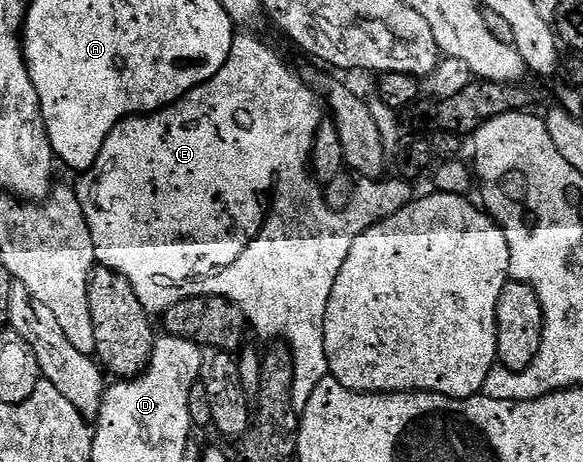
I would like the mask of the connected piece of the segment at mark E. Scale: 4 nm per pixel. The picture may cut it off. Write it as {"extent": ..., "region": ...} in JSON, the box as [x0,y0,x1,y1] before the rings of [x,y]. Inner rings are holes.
{"extent":[73,32,415,412],"region":[[[239,32],[236,33],[235,39],[233,40],[233,48],[229,52],[229,60],[225,60],[225,64],[221,68],[221,72],[217,72],[217,76],[213,76],[205,84],[201,84],[197,88],[193,88],[185,96],[181,96],[177,99],[172,106],[164,106],[162,110],[156,110],[154,114],[136,114],[133,118],[124,118],[122,122],[116,124],[113,128],[113,132],[109,132],[109,136],[105,140],[105,144],[101,148],[101,152],[97,156],[97,160],[88,168],[88,170],[82,171],[78,175],[79,183],[74,183],[73,189],[77,200],[81,204],[81,212],[85,216],[85,220],[89,224],[89,232],[93,236],[93,244],[95,245],[95,260],[100,267],[116,270],[121,276],[125,276],[125,280],[129,280],[129,284],[133,288],[133,292],[137,296],[137,300],[141,300],[141,304],[146,308],[147,313],[152,316],[162,315],[163,311],[173,308],[173,304],[177,304],[181,300],[186,298],[224,298],[229,300],[233,304],[237,304],[237,308],[241,308],[241,312],[246,316],[250,329],[255,330],[263,338],[271,338],[267,340],[282,340],[287,347],[291,350],[291,356],[293,358],[293,388],[291,389],[291,399],[293,400],[293,408],[297,412],[301,412],[305,408],[305,404],[309,404],[309,396],[313,396],[313,388],[317,388],[317,384],[321,384],[321,380],[325,380],[329,377],[329,371],[327,368],[327,357],[325,356],[325,308],[329,304],[329,296],[333,292],[333,284],[337,280],[337,276],[341,272],[341,264],[345,264],[345,256],[349,256],[349,248],[353,248],[353,240],[357,240],[357,236],[362,230],[367,230],[371,226],[375,226],[381,220],[385,220],[389,216],[396,215],[397,212],[403,207],[407,207],[409,203],[413,202],[415,199],[415,192],[413,192],[412,186],[414,186],[408,179],[402,179],[398,176],[391,176],[391,179],[382,178],[382,179],[360,179],[357,184],[357,189],[352,195],[350,204],[346,206],[343,210],[330,210],[327,207],[327,202],[323,198],[323,190],[321,189],[320,183],[316,182],[312,173],[311,173],[311,149],[313,148],[313,140],[315,139],[315,133],[319,127],[320,122],[324,121],[325,114],[321,109],[321,102],[315,99],[315,94],[290,70],[289,67],[283,63],[283,58],[274,50],[271,46],[266,46],[259,38],[254,38],[253,35],[247,34],[251,32]],[[267,190],[271,194],[271,202],[275,202],[275,208],[273,208],[273,214],[271,214],[271,220],[267,224],[267,228],[263,230],[263,234],[259,236],[257,242],[251,242],[251,246],[245,250],[245,246],[241,250],[235,252],[235,246],[233,246],[233,228],[241,226],[241,232],[245,232],[245,214],[249,212],[255,212],[261,202],[261,208],[267,206]]]}

